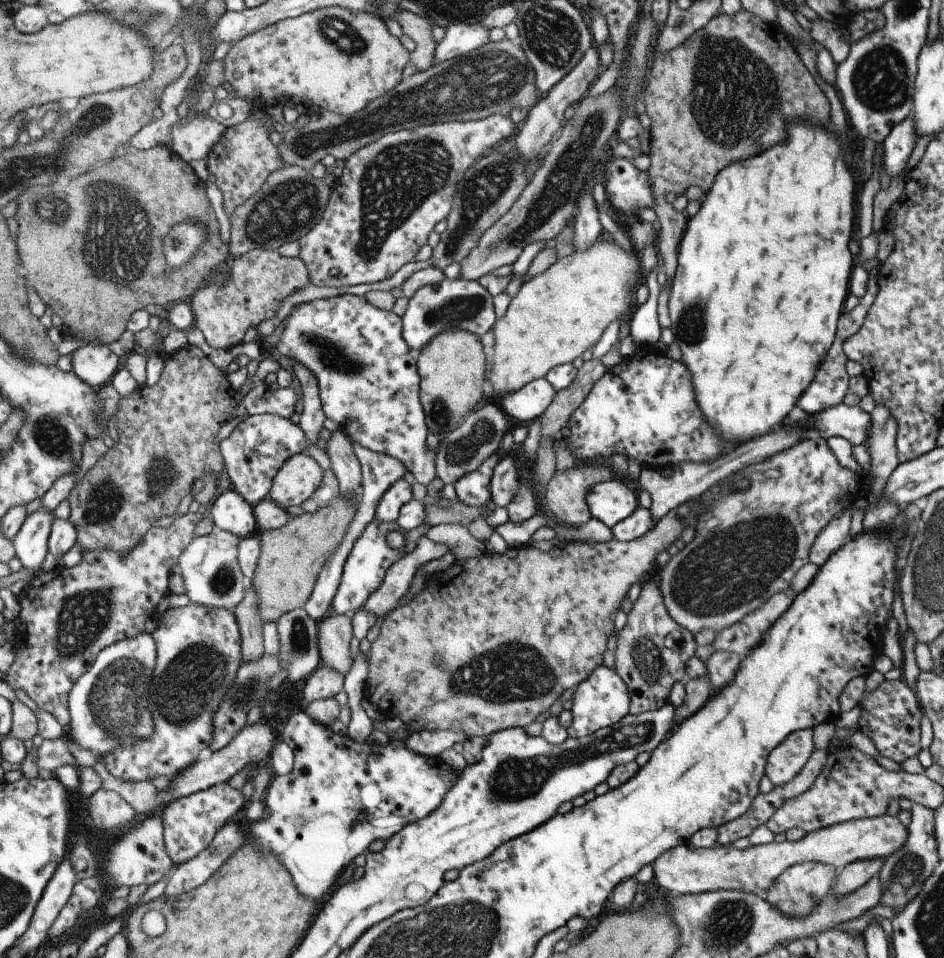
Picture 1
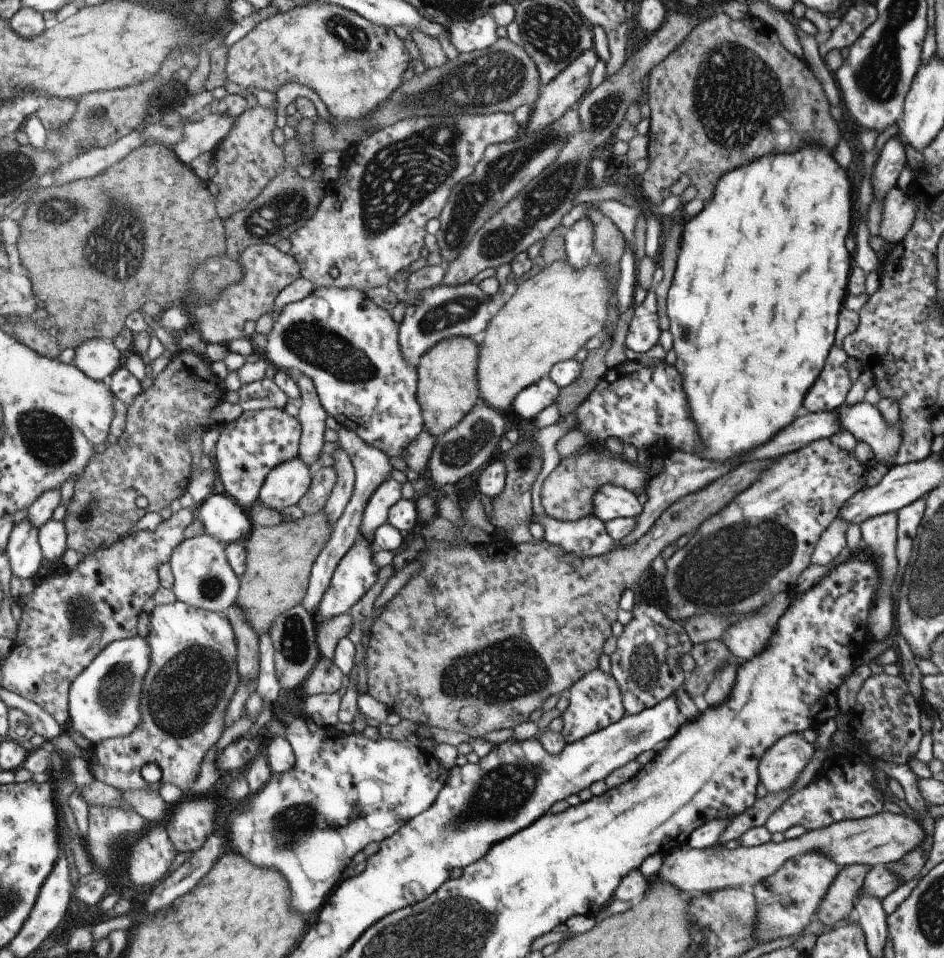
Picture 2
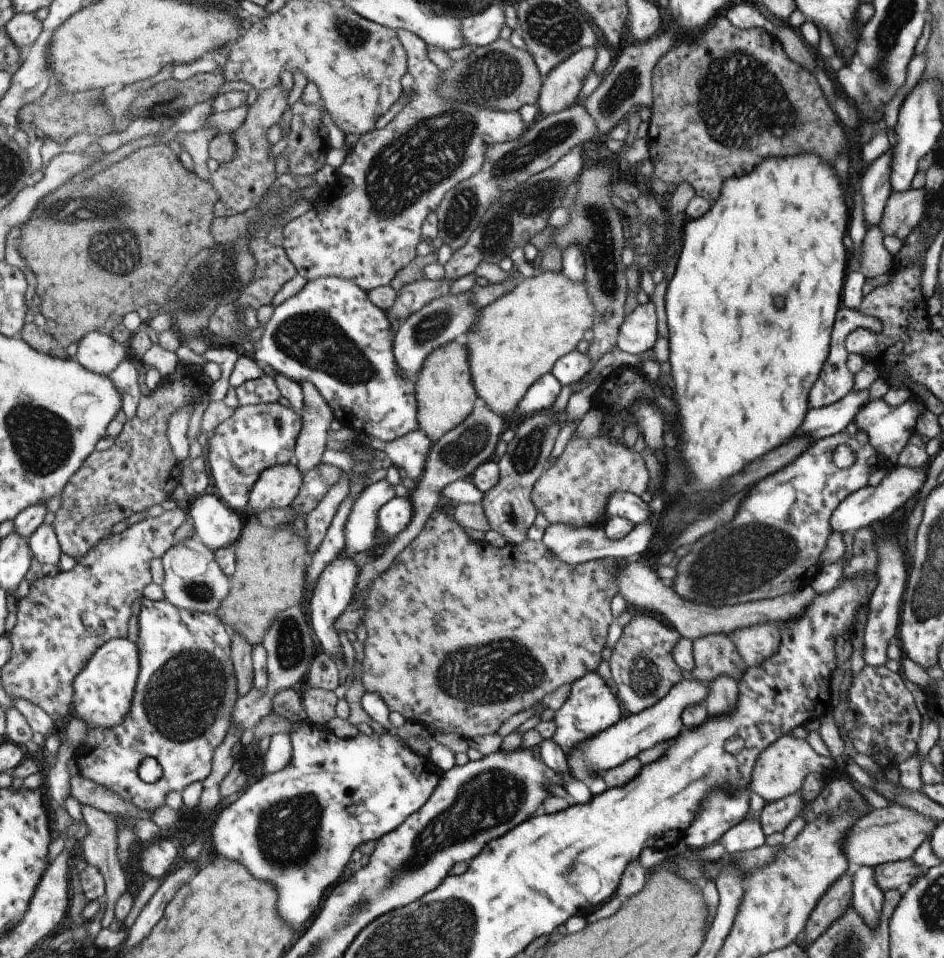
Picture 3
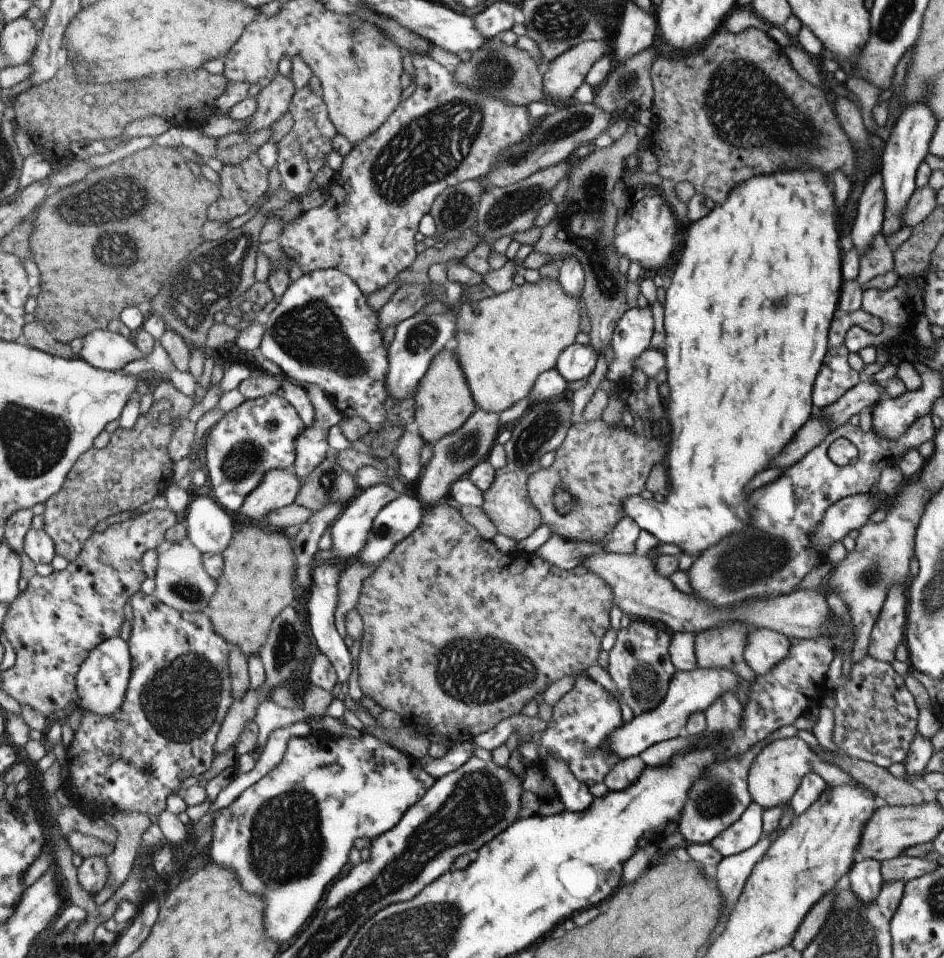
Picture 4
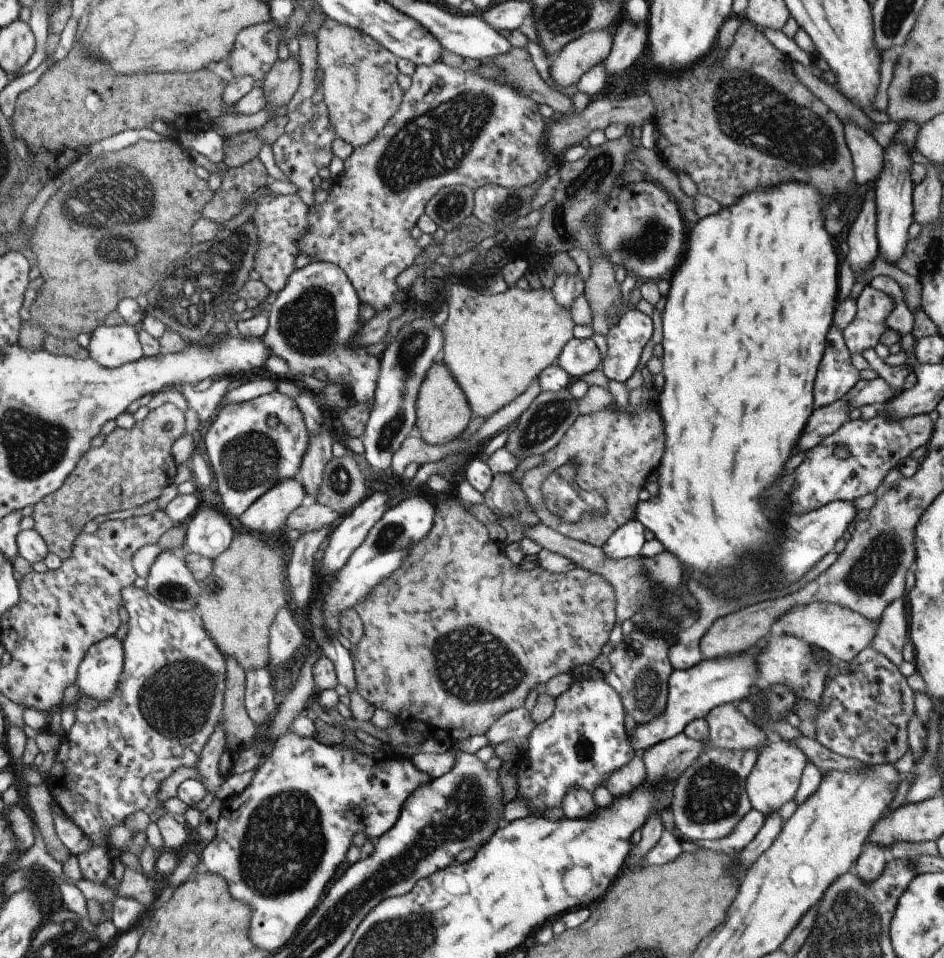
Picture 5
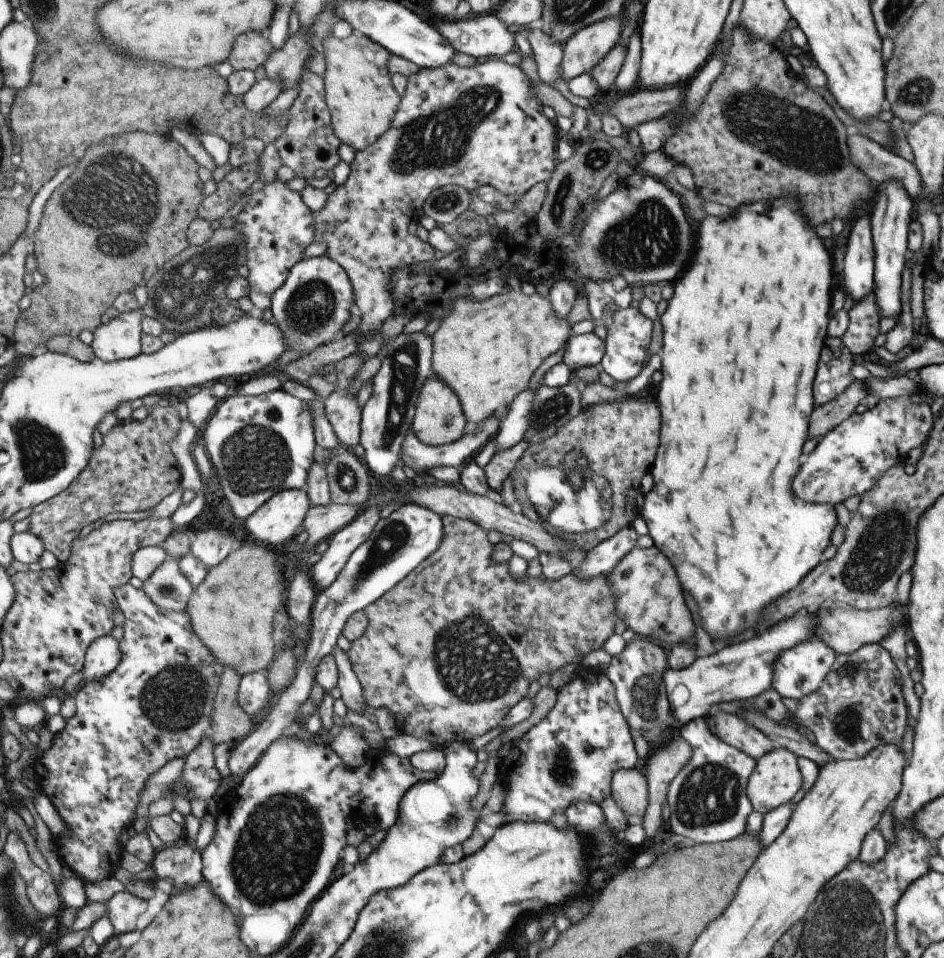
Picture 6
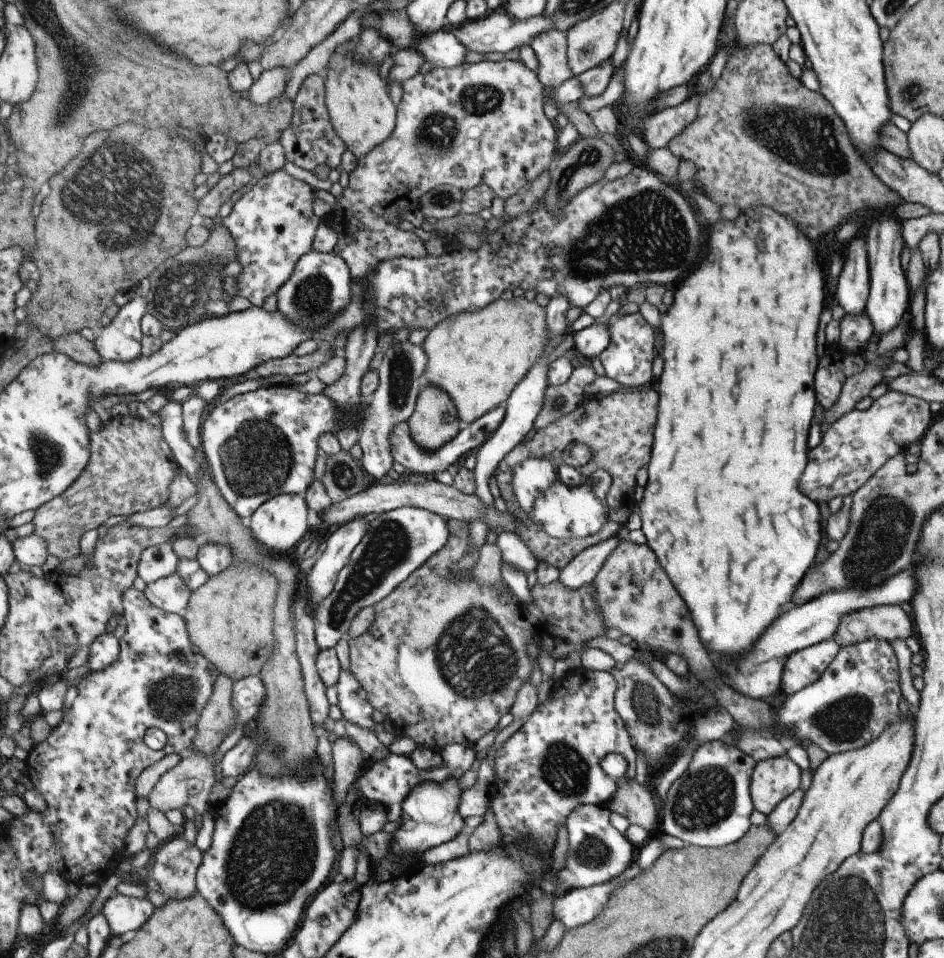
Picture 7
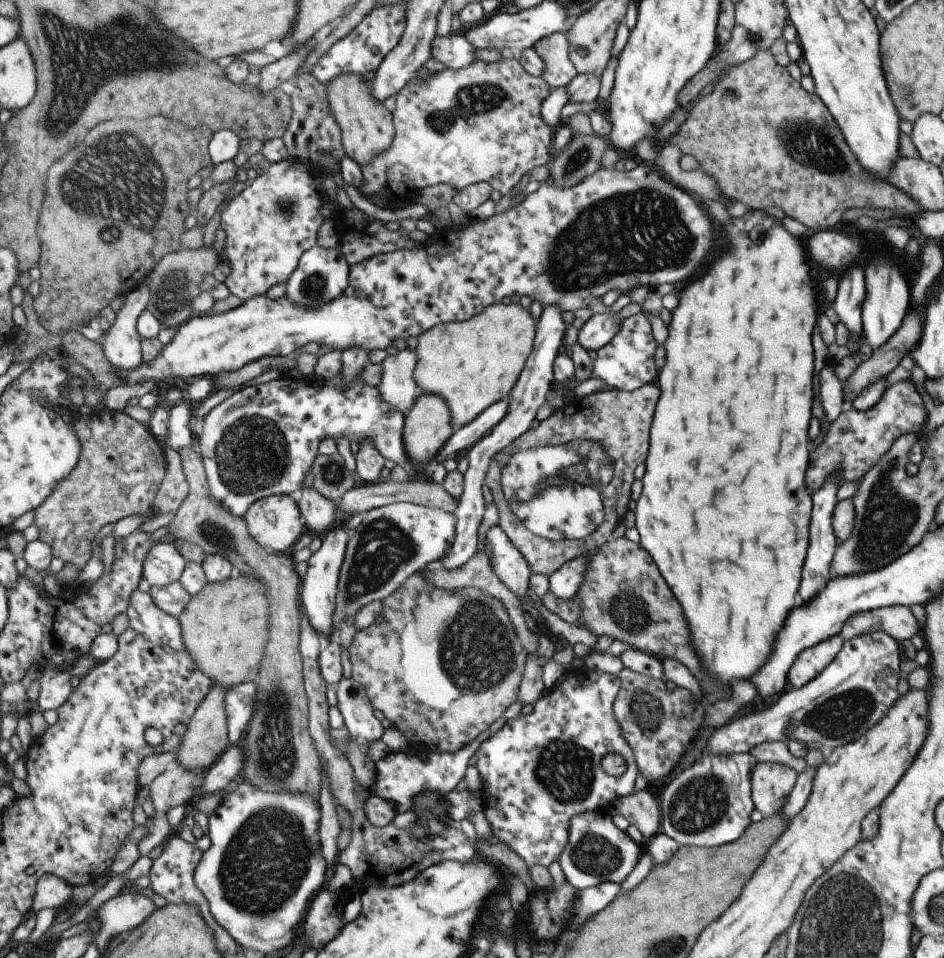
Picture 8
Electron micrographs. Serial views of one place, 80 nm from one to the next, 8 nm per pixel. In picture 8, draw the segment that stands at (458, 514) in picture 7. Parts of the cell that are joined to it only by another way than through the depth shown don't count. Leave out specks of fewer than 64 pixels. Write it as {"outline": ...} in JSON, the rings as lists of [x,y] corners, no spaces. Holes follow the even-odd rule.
{"outline":[[[409,479],[407,482],[378,480],[375,483],[360,483],[353,487],[339,499],[338,511],[341,514],[349,514],[350,516],[357,514],[357,512],[366,513],[367,511],[378,509],[391,503],[413,503],[452,514],[458,505],[458,500],[453,498],[447,491],[444,491],[442,484],[433,481],[427,482],[427,480],[418,479]]]}

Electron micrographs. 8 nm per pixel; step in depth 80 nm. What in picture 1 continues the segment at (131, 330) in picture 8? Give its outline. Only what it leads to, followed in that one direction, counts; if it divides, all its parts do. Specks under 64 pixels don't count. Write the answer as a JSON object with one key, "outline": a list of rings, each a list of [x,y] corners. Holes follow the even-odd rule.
{"outline":[[[88,344],[73,351],[71,356],[72,370],[94,389],[111,383],[114,374],[124,365],[110,345],[95,348]]]}

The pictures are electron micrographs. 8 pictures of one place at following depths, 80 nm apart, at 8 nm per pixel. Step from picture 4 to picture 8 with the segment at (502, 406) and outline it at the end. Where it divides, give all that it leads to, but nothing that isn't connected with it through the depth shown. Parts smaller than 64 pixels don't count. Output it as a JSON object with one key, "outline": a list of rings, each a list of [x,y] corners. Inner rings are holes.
{"outline":[[[493,303],[479,314],[462,321],[451,321],[433,325],[417,338],[416,365],[412,375],[422,393],[440,396],[450,412],[450,423],[456,429],[469,424],[488,406],[505,399],[532,349],[536,322],[530,312],[519,303]]]}

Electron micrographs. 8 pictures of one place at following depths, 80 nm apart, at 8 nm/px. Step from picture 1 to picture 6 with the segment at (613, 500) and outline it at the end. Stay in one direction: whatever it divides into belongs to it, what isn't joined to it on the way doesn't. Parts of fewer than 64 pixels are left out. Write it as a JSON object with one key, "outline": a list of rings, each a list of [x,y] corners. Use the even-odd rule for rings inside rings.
{"outline":[[[783,195],[783,198],[775,198],[775,200],[761,200],[761,202],[753,202],[753,204],[743,203],[739,208],[733,209],[733,212],[729,213],[727,218],[717,218],[717,216],[707,216],[701,220],[699,224],[699,230],[697,230],[697,246],[695,246],[695,256],[691,258],[691,264],[687,266],[687,270],[679,276],[677,280],[677,290],[675,290],[675,284],[673,284],[673,296],[669,298],[665,311],[659,316],[659,322],[661,325],[662,332],[662,348],[659,352],[661,358],[661,374],[663,374],[663,380],[661,380],[661,386],[659,386],[659,392],[657,392],[657,404],[659,404],[659,412],[661,412],[661,432],[659,432],[659,448],[657,448],[657,454],[655,454],[655,464],[651,468],[651,476],[653,476],[653,490],[649,494],[645,494],[643,506],[638,509],[638,514],[645,520],[647,528],[649,528],[649,536],[653,541],[653,547],[657,550],[661,550],[667,560],[675,566],[675,572],[677,572],[677,578],[681,582],[681,586],[691,594],[691,598],[695,600],[697,604],[697,610],[699,610],[699,618],[701,618],[701,626],[707,630],[709,636],[713,638],[729,638],[729,636],[737,636],[741,634],[743,630],[747,628],[753,628],[757,618],[759,618],[759,612],[765,604],[777,600],[779,596],[783,596],[787,590],[795,588],[799,584],[799,580],[817,566],[821,560],[821,552],[827,548],[830,544],[830,538],[837,525],[837,519],[835,516],[835,510],[833,505],[826,504],[815,504],[806,503],[797,500],[791,490],[789,490],[789,484],[791,484],[791,478],[793,474],[797,472],[799,468],[799,456],[801,456],[801,446],[805,442],[805,436],[808,436],[808,424],[811,411],[815,406],[812,397],[812,382],[816,373],[817,358],[819,358],[824,338],[826,337],[827,324],[827,312],[829,312],[829,286],[831,286],[831,258],[829,258],[829,252],[825,250],[823,246],[823,240],[815,234],[813,226],[807,224],[803,220],[803,216],[799,216],[799,212],[795,212],[797,208],[797,200],[793,195]]]}

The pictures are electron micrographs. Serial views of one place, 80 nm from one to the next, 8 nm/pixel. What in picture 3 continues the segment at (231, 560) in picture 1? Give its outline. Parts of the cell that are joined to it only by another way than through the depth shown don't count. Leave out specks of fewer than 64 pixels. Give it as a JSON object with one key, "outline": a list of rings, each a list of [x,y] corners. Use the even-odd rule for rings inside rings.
{"outline":[[[197,534],[178,541],[161,560],[166,572],[165,582],[161,585],[165,600],[176,604],[179,608],[217,613],[223,601],[231,594],[231,576],[219,564],[216,551]]]}

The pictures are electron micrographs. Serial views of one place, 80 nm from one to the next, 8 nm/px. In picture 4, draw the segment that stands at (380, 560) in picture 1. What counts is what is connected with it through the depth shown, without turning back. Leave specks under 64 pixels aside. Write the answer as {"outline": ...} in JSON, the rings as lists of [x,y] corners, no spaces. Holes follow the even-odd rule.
{"outline":[[[332,561],[318,562],[309,588],[310,597],[308,598],[307,608],[308,622],[316,640],[316,646],[335,665],[338,680],[344,682],[347,681],[347,676],[351,672],[351,660],[349,659],[348,648],[345,647],[343,639],[339,637],[337,626],[335,626],[335,612],[337,612],[337,606],[339,606],[339,576],[341,573],[339,566],[333,566]]]}

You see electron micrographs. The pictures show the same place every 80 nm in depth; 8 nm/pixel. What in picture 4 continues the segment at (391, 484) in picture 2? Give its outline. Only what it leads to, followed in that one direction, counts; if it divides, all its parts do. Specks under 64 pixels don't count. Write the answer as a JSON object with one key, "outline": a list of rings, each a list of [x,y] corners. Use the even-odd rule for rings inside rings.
{"outline":[[[377,483],[358,492],[355,498],[343,505],[339,518],[332,526],[337,559],[351,558],[363,548],[373,517],[398,494],[387,484]]]}

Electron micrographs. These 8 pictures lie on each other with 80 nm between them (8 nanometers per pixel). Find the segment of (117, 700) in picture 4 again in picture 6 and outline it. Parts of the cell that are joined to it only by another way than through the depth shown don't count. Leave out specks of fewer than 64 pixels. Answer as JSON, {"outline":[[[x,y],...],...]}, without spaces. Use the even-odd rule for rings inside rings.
{"outline":[[[105,635],[91,643],[83,667],[83,683],[102,682],[111,676],[122,663],[122,647],[111,635]]]}

